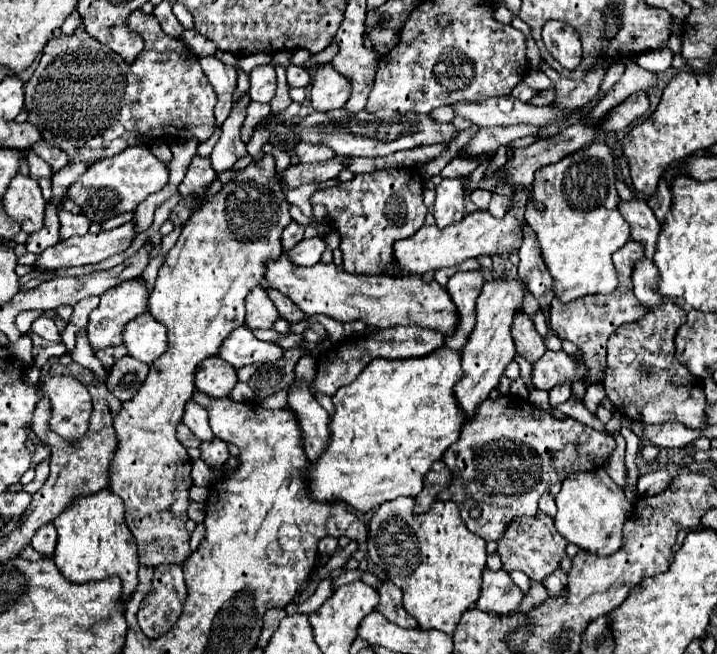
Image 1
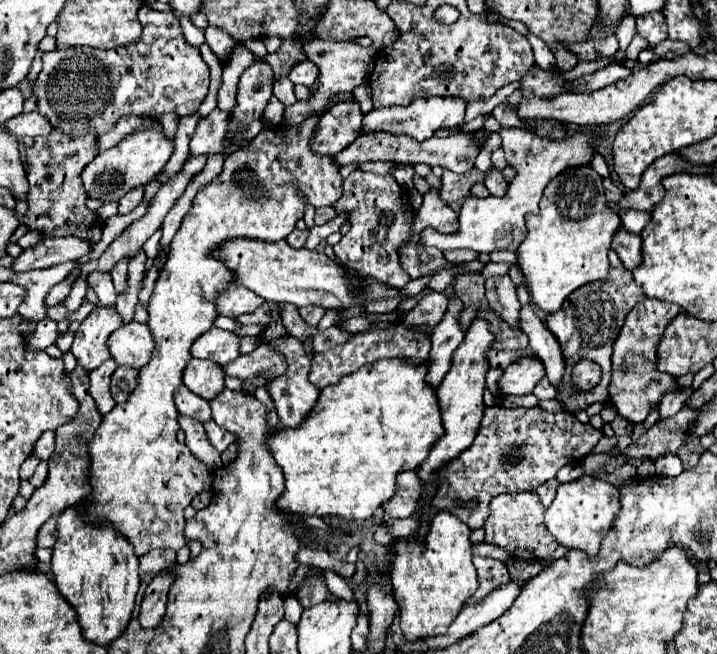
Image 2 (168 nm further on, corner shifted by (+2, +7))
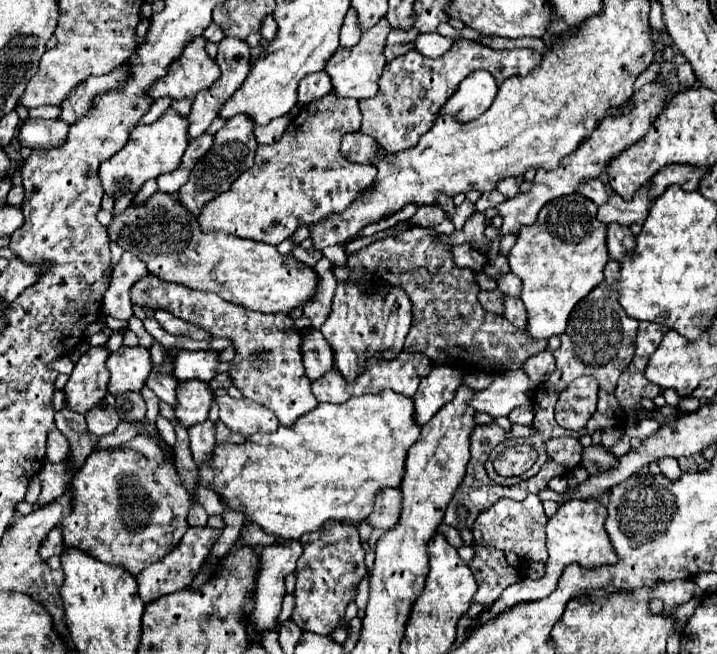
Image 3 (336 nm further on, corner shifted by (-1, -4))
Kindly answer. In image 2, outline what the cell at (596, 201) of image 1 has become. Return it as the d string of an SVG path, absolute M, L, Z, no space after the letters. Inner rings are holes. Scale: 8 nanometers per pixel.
M592 166L574 168L556 176L552 184L548 184L544 190L544 196L540 200L540 212L526 216L526 238L516 250L518 266L530 288L530 300L542 312L552 314L560 310L566 296L576 288L588 282L604 280L608 276L608 250L616 228L620 228L620 216L606 206L602 176L598 176Z

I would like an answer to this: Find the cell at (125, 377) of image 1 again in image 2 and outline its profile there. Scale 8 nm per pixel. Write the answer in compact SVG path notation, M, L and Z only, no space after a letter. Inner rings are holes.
M120 366L114 370L114 374L112 374L112 398L116 400L116 404L124 404L136 386L138 386L138 372L134 368Z

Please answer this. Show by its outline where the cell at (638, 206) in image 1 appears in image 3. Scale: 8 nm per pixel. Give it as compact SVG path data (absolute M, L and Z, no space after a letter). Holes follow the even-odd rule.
M593 179L593 181L583 183L583 187L579 187L577 191L579 191L581 195L587 195L587 197L589 197L591 201L595 201L597 205L607 203L607 199L609 199L609 193L607 193L605 185L603 185L599 179Z

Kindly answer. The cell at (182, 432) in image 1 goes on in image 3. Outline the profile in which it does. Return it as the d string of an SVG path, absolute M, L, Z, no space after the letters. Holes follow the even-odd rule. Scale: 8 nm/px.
M203 421L203 423L195 423L187 431L191 441L193 461L197 463L197 467L201 467L211 459L211 453L215 449L215 425L211 421Z

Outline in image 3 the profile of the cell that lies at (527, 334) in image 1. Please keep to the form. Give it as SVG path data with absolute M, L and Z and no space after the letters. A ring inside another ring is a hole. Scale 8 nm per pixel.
M499 289L481 291L479 293L479 303L483 305L483 309L487 309L495 315L503 315L503 311L505 311L505 299L503 299L503 293Z

